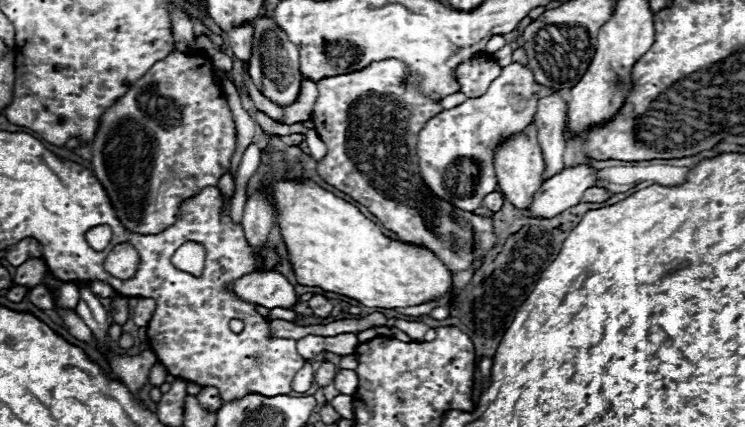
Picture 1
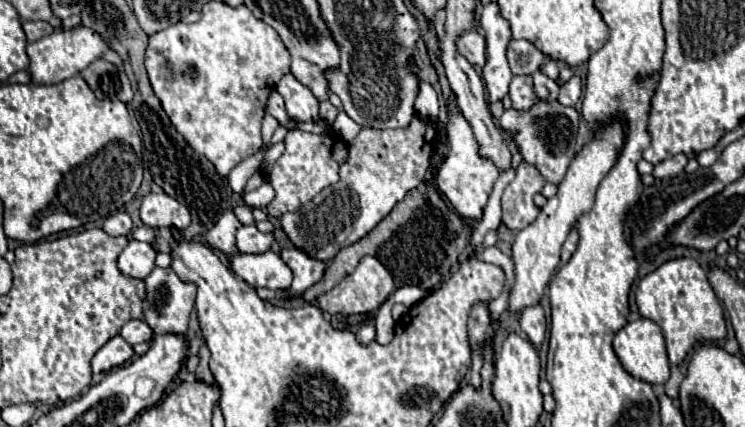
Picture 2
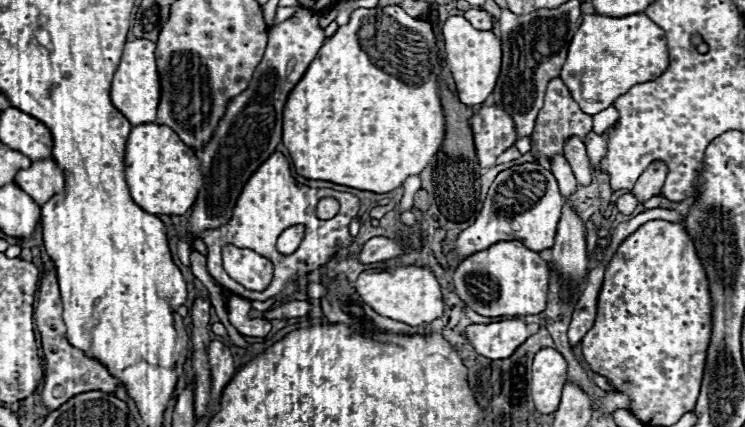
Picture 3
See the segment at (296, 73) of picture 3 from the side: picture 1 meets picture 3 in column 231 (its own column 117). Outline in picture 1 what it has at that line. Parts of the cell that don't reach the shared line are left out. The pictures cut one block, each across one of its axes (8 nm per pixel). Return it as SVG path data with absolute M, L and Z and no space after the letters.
M174 50L146 72L126 96L118 98L102 116L100 128L92 142L92 168L98 182L104 186L110 204L128 232L160 234L180 216L180 204L206 186L216 186L218 178L230 168L230 158L236 150L236 124L228 108L226 96L216 86L212 60L204 54L188 56Z

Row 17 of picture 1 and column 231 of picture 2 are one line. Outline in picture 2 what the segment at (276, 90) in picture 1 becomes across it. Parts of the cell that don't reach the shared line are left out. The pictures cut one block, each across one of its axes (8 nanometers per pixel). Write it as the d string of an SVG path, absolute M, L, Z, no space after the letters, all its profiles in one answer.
M272 250L264 252L264 254L236 254L230 262L234 274L238 274L242 280L246 280L252 288L270 288L270 290L288 290L288 286L292 284L292 270L288 270L288 266L284 266L284 260L274 254Z

